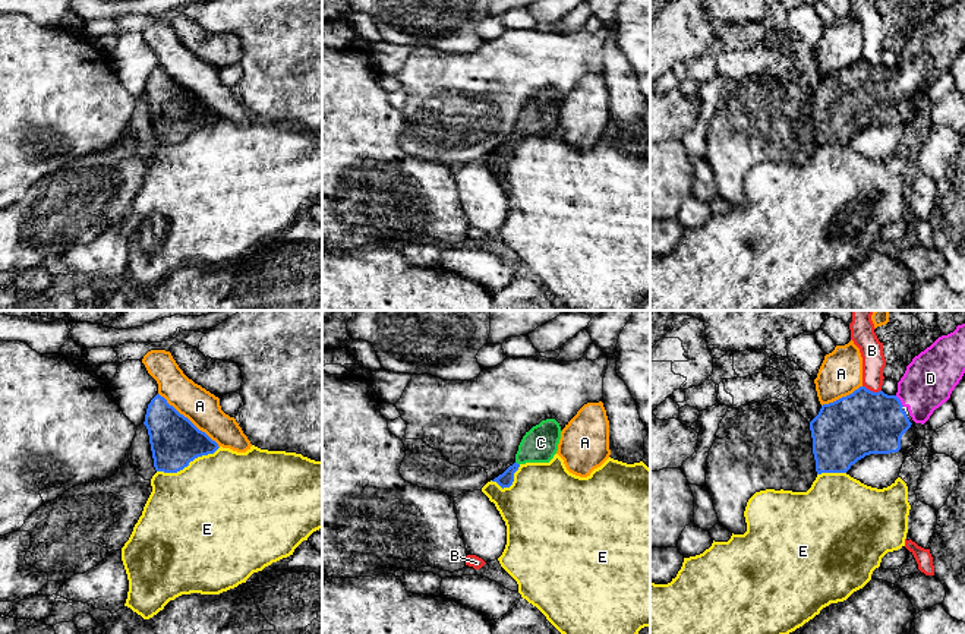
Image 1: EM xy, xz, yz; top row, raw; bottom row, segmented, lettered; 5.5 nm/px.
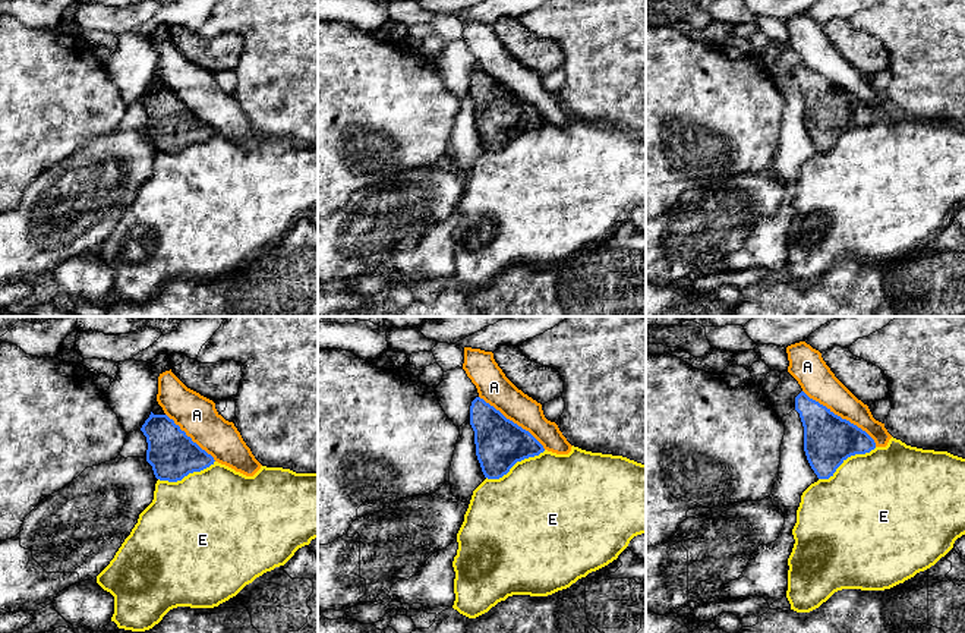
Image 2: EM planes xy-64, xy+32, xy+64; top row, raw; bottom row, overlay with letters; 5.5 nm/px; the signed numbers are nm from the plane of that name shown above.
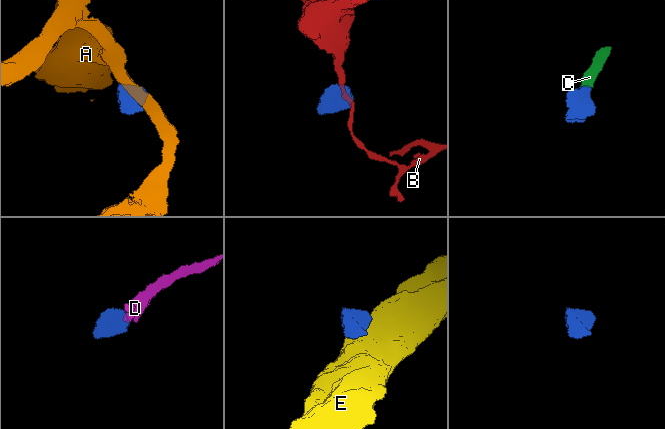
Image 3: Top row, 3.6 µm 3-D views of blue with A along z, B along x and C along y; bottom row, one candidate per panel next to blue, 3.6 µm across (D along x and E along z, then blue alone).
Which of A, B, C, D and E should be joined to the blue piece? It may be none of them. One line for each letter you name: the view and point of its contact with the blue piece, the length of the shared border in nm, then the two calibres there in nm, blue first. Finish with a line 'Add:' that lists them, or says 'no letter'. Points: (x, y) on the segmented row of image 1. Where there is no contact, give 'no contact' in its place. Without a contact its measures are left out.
C: meets blue in xz at (516, 463); contact 30 nm long; 80 nm thick on the blue side, 190 nm on the other
D: meets blue in yz at (899, 401); contact 80 nm long; 340 nm thick on the blue side, 280 nm on the other
Add: C, D

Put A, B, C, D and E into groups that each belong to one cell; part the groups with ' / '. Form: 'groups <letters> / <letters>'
groups A / B / C D / E

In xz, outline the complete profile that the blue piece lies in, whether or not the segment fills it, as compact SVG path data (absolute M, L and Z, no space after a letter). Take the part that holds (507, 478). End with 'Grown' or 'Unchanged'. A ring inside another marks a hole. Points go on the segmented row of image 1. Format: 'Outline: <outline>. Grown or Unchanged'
Outline: M555 419L542 420L533 426L518 445L515 463L492 482L496 482L502 489L510 488L514 482L514 473L521 464L549 463L558 451L561 432L561 426Z. Grown

